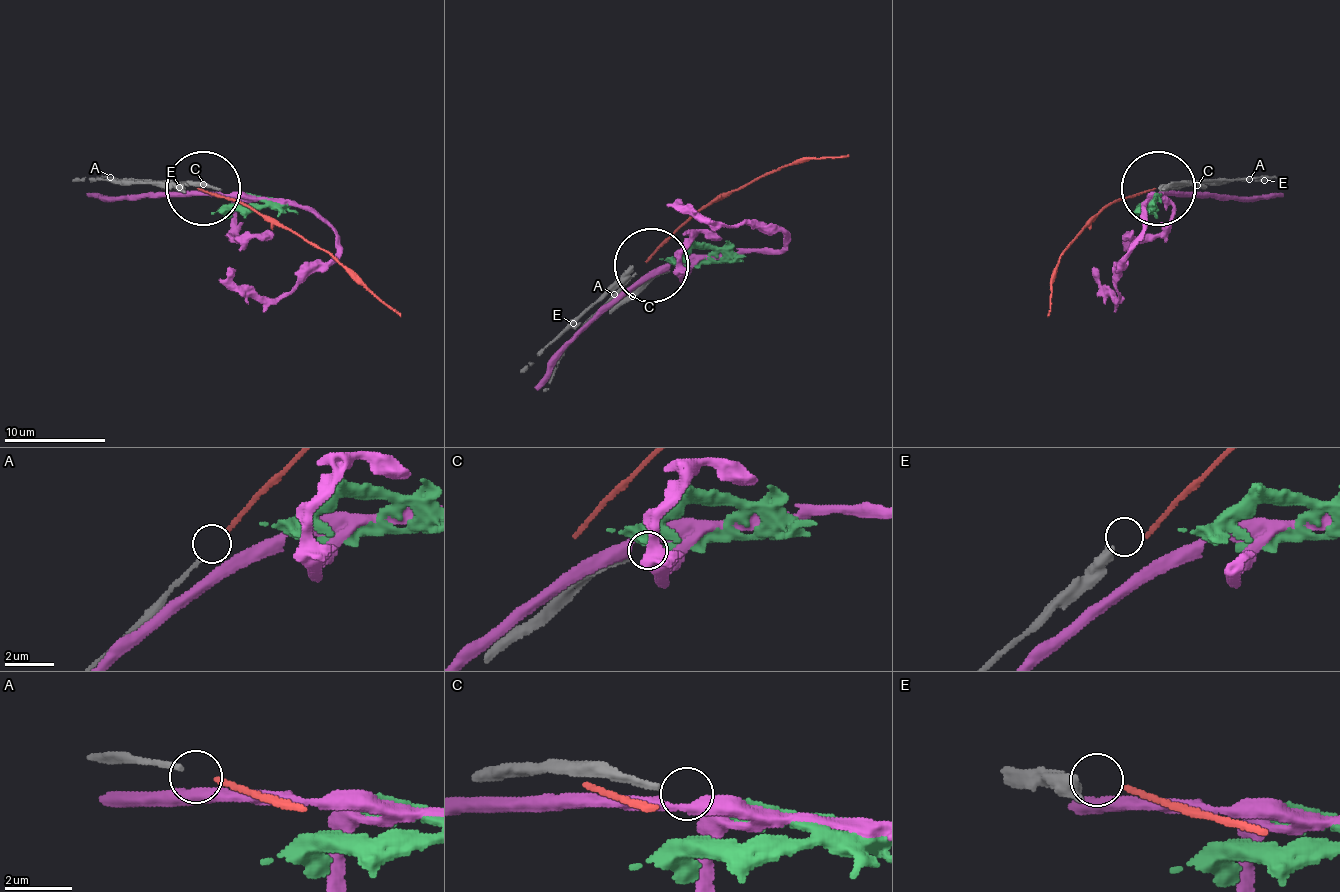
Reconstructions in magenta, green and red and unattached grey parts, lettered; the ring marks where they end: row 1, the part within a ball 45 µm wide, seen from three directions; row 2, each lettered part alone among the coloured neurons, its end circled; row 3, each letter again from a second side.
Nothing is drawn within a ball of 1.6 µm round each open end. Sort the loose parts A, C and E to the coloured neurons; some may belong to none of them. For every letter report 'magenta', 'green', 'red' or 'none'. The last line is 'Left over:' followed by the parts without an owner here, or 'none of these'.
A: red
C: green
E: none
Left over: E

